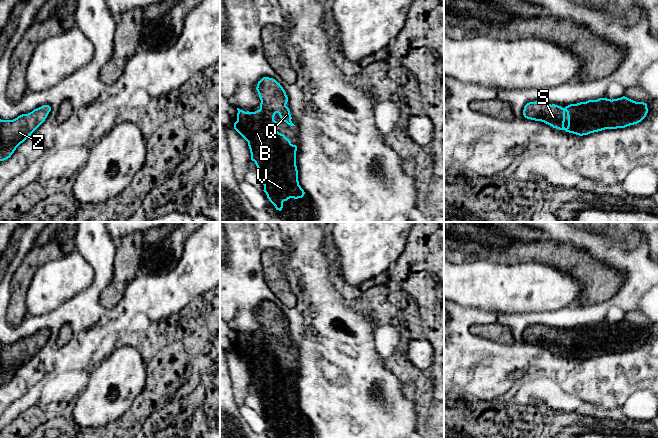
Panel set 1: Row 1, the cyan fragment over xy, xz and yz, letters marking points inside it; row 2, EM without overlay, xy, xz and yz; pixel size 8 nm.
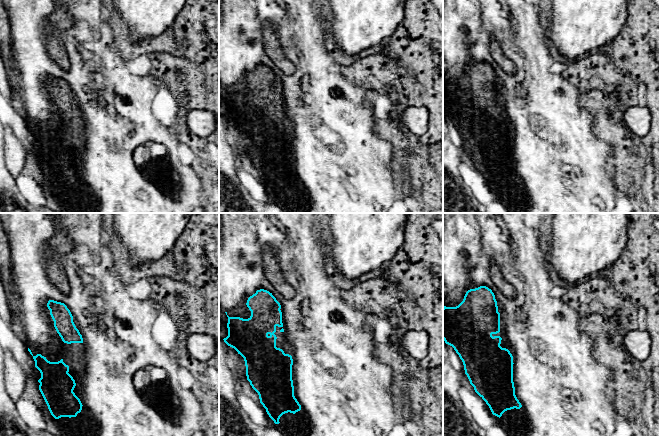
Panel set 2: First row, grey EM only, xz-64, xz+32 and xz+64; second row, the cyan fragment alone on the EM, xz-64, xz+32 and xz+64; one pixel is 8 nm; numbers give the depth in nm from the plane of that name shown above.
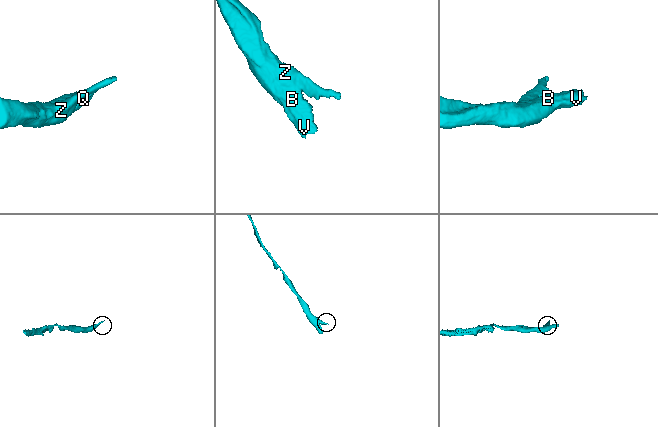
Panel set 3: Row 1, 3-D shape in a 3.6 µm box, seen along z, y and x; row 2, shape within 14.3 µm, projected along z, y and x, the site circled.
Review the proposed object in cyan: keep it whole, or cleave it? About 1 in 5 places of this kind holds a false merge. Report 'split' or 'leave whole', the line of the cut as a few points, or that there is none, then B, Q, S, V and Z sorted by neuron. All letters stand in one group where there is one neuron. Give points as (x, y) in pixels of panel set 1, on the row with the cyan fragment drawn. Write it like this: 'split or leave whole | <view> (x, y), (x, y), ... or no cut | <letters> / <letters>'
leave whole | no cut | B Q S V Z

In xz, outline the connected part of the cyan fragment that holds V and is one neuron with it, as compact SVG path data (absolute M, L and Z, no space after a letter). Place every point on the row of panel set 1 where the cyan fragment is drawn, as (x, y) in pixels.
M263 77L258 81L256 90L261 100L260 109L255 112L245 112L237 108L237 121L234 129L248 142L251 160L259 169L259 174L264 185L264 192L276 210L281 211L283 202L290 198L302 198L305 194L299 185L298 170L296 166L297 146L276 129L277 122L274 120L276 113L290 126L295 126L291 119L289 108L286 106L288 97L283 87L275 79Z

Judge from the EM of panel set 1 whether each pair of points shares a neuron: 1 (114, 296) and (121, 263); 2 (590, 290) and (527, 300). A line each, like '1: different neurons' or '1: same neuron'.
1: same neuron
2: different neurons

